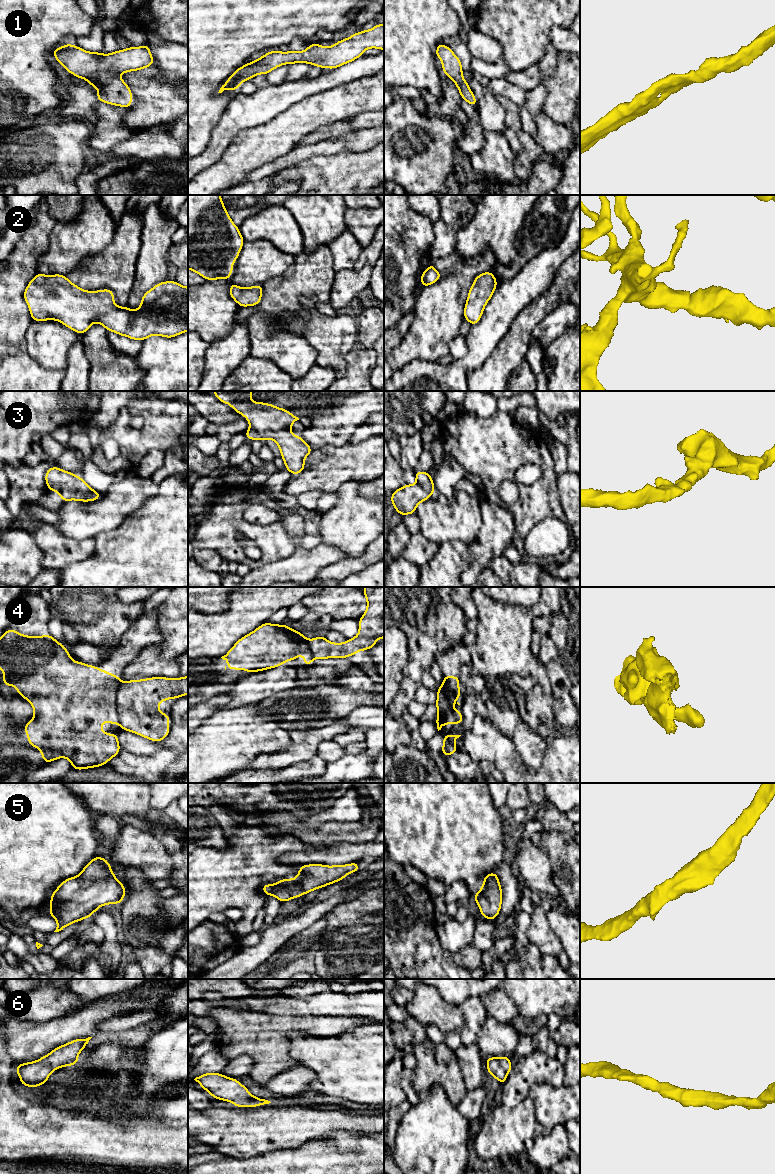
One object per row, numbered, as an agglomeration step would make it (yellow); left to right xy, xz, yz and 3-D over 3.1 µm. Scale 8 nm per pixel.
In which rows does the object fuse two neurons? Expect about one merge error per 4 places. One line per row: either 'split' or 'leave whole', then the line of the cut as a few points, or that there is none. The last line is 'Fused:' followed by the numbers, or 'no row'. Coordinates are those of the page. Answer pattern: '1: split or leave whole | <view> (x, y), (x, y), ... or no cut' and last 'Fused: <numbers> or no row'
1: leave whole | no cut
2: leave whole | no cut
3: leave whole | no cut
4: split | xy (121, 682), (117, 690), (116, 702), (119, 723)
5: leave whole | no cut
6: leave whole | no cut
Fused: 4

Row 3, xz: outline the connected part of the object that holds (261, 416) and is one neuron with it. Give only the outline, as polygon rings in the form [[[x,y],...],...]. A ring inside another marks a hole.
[[[213,391],[220,402],[229,404],[232,409],[248,419],[250,430],[245,436],[250,440],[271,438],[280,449],[281,457],[292,475],[300,474],[305,469],[304,459],[313,449],[301,436],[293,435],[289,430],[299,420],[288,410],[269,403],[250,402],[252,391]]]

